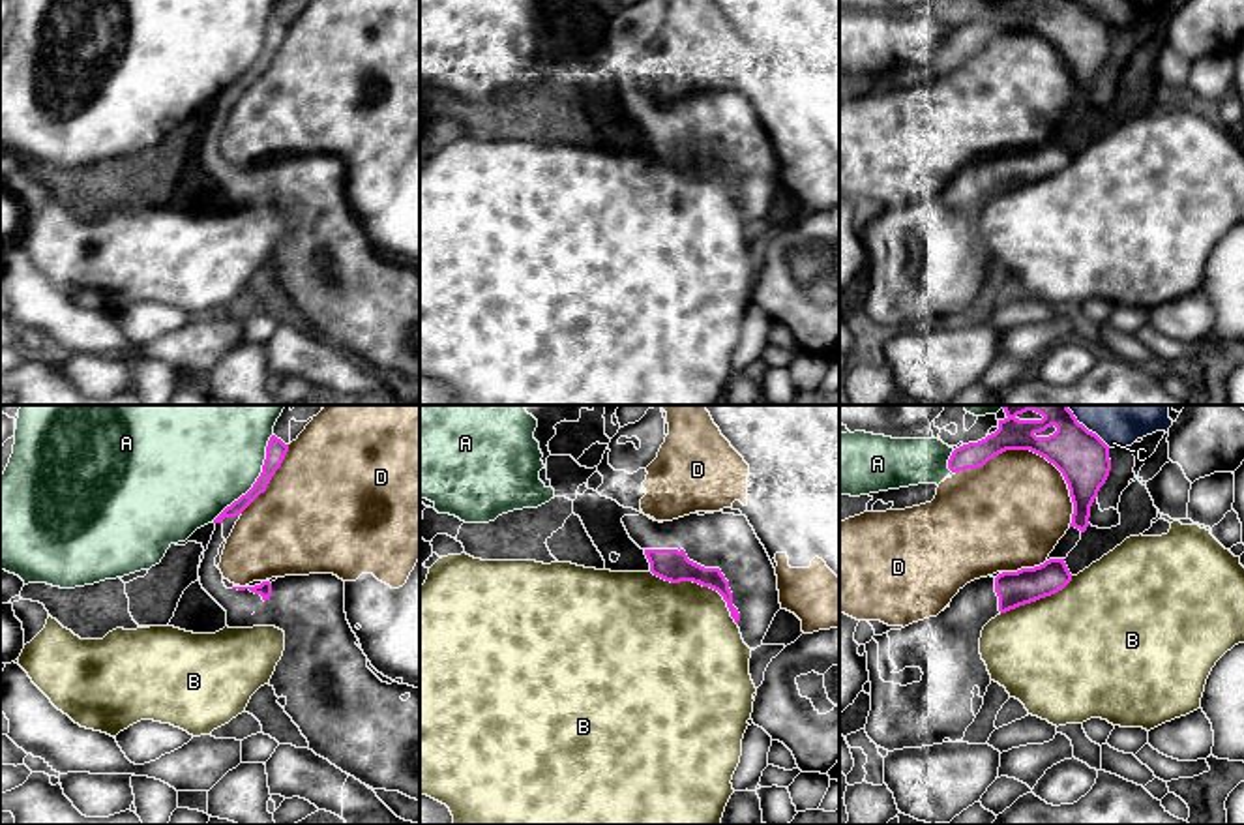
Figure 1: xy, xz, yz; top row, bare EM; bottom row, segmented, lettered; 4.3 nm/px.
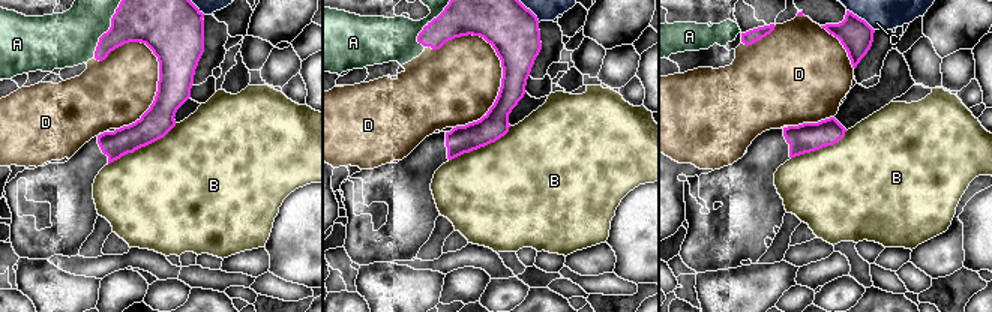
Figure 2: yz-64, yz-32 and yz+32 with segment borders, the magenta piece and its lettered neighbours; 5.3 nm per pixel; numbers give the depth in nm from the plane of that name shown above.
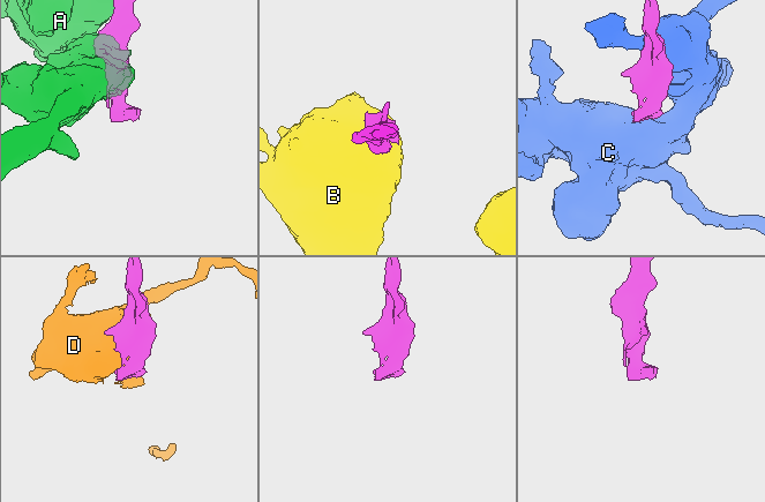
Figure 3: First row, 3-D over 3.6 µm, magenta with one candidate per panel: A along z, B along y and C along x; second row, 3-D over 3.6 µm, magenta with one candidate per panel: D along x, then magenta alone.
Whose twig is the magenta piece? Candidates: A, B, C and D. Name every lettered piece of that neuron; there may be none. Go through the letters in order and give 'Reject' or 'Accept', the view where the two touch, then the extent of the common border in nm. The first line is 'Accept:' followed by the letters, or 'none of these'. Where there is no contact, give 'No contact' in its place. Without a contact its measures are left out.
Accept: none of these
A: Reject. Touches magenta in xy. Shared border 460 nm
B: Reject. Touches magenta in xz. Shared border 440 nm
C: Reject. Touches magenta in yz. Shared border 190 nm
D: Reject. Touches magenta in yz. Shared border 550 nm

